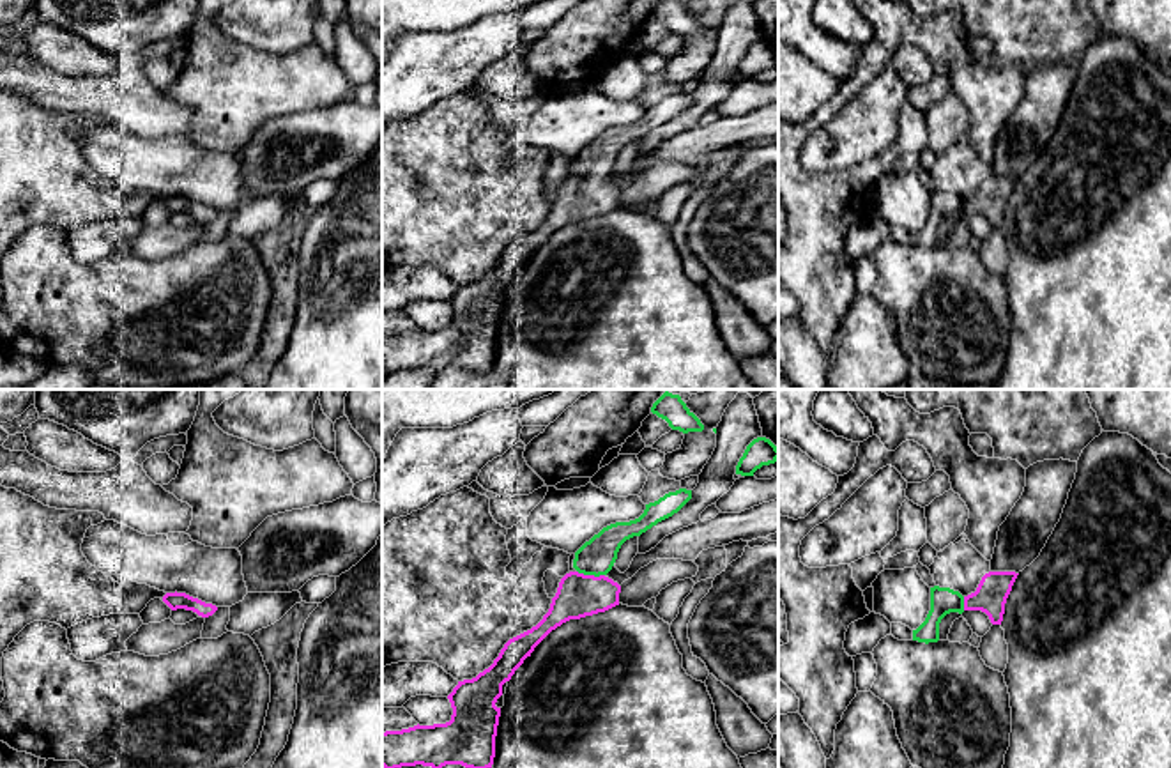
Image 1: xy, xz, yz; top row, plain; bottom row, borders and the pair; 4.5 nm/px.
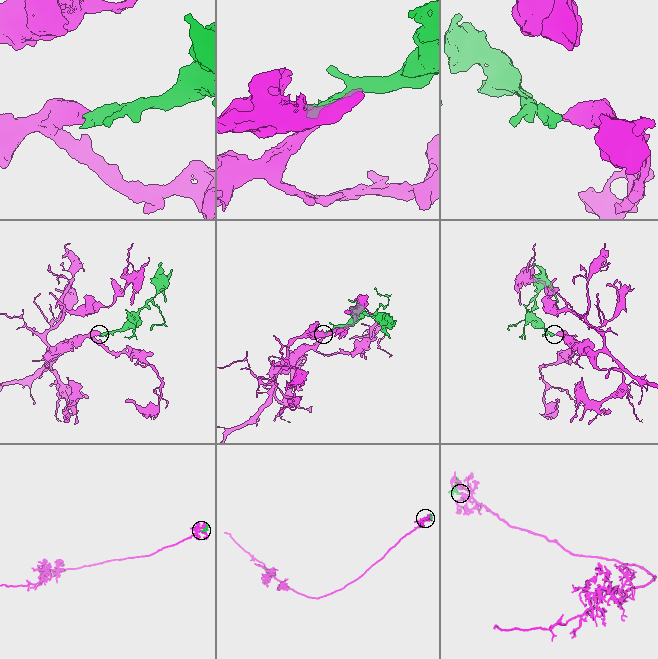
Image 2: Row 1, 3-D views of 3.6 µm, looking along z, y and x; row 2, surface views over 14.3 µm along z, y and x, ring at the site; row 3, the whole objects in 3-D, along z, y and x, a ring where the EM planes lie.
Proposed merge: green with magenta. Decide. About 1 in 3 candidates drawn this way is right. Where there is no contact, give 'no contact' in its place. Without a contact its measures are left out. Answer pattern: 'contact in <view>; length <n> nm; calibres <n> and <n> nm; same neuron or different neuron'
contact in xz; length 130 nm; calibres 160 and 200 nm; same neuron

